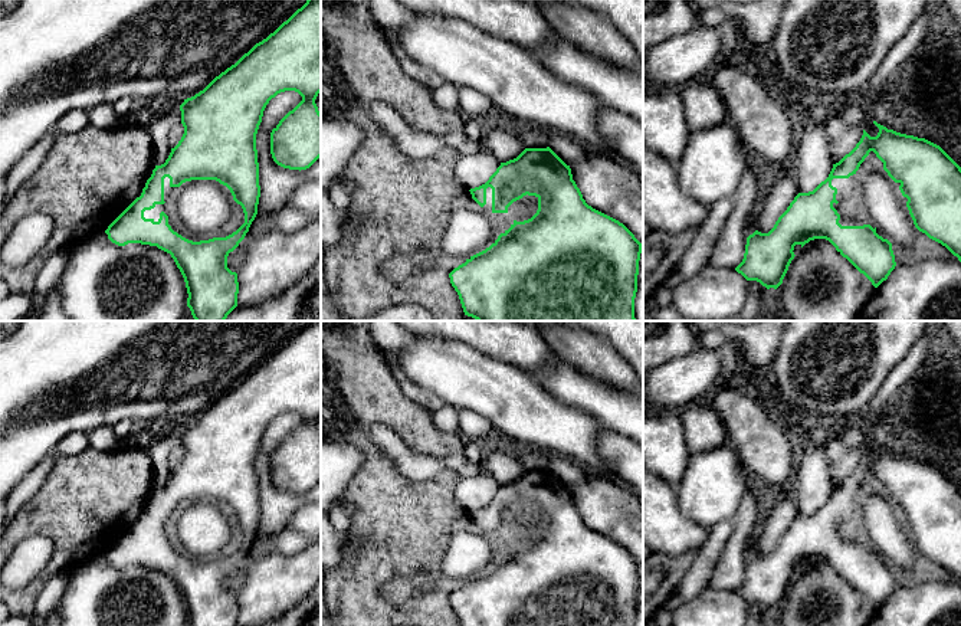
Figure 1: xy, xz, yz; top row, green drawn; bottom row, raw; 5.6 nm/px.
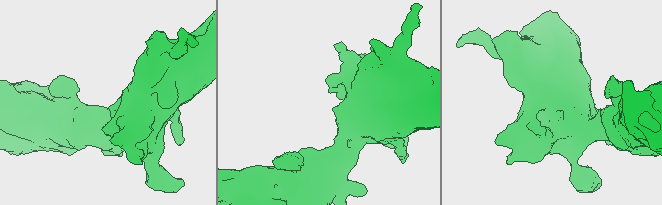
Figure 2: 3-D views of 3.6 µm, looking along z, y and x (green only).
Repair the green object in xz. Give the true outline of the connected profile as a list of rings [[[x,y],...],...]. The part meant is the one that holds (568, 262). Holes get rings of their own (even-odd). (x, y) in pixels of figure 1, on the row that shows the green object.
[[[550,147],[525,148],[516,158],[501,163],[485,184],[470,189],[480,207],[486,204],[488,187],[492,189],[492,213],[508,213],[508,207],[527,194],[538,199],[538,210],[528,220],[514,220],[489,248],[449,273],[465,315],[476,321],[636,321],[634,298],[643,243],[623,223],[586,203],[570,165]]]

